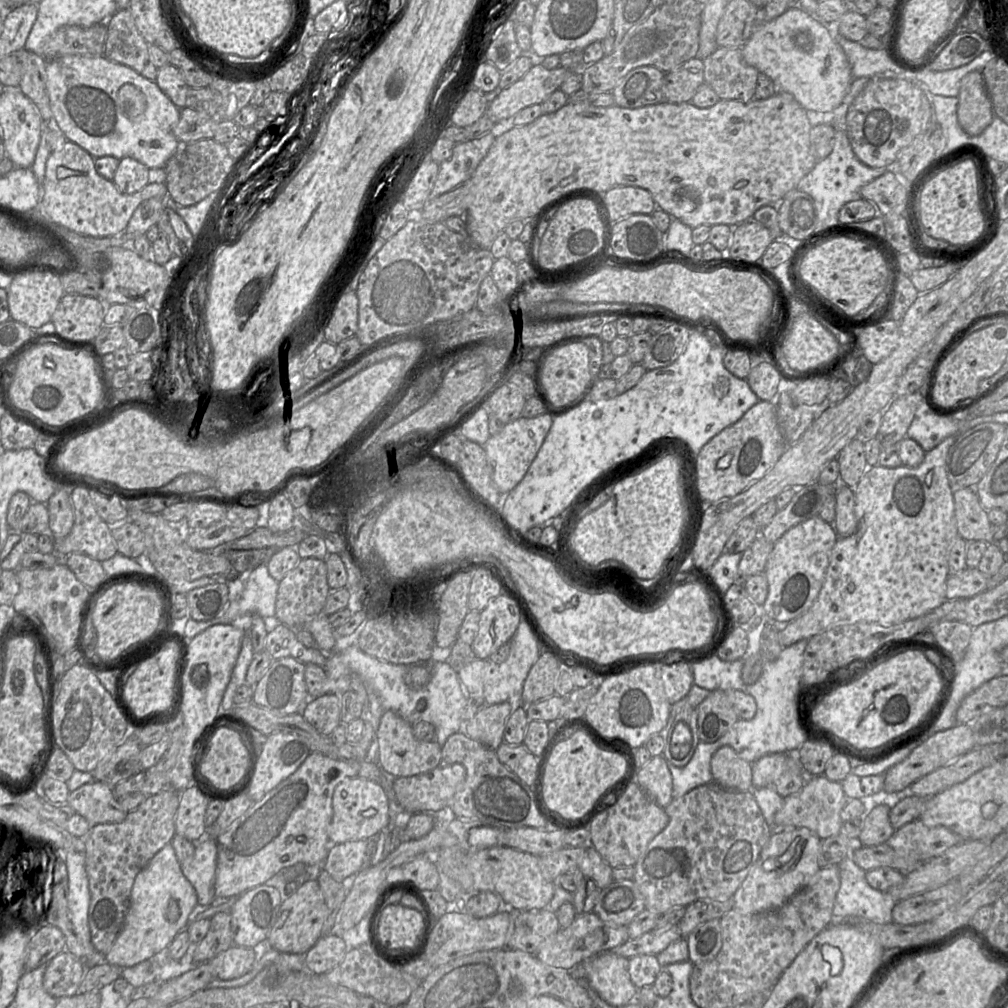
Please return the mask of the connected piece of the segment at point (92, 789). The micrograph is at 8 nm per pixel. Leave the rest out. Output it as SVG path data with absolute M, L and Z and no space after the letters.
M101 781L86 783L70 792L67 804L91 826L100 823L121 823L130 812L119 803L113 788Z

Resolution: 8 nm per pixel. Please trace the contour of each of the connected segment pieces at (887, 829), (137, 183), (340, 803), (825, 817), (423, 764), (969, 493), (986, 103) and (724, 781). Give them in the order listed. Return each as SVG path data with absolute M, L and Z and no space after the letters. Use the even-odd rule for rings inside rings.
M878 805L871 808L863 817L863 828L857 839L858 846L876 846L894 834L895 829L889 820L890 808Z
M120 159L113 183L123 194L133 194L143 189L154 177L154 172L138 160Z
M351 777L339 783L333 792L333 816L328 827L330 844L340 844L347 841L373 840L391 822L391 811L394 812L398 804L391 797L391 792L380 782L361 777ZM367 809L375 809L372 817L366 818L363 813Z
M825 775L808 777L800 791L784 798L782 808L775 814L773 828L808 828L821 840L837 835L843 825L840 812L847 801L841 782L830 781Z
M385 710L381 716L380 724L375 733L375 760L382 771L390 778L415 776L427 773L440 766L442 747L435 741L418 740L412 730L412 724L401 718L392 710Z
M974 488L953 492L954 516L958 534L966 542L994 543L988 511L982 506Z
M971 71L961 79L957 98L959 125L970 136L980 135L995 117L980 71Z
M730 746L720 747L712 756L711 772L714 783L728 790L752 789L752 763L742 759Z

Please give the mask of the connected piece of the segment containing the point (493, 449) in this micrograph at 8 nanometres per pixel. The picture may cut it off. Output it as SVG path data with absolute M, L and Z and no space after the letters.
M546 413L534 418L520 417L506 424L499 434L491 436L484 445L481 445L492 466L493 480L502 495L507 495L524 478L542 447L552 423L553 418Z

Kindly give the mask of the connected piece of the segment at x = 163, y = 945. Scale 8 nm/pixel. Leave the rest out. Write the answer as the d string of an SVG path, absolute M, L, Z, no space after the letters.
M168 843L137 874L122 928L105 961L127 968L160 957L175 936L187 930L189 915L197 904L196 891L184 876L172 844Z

